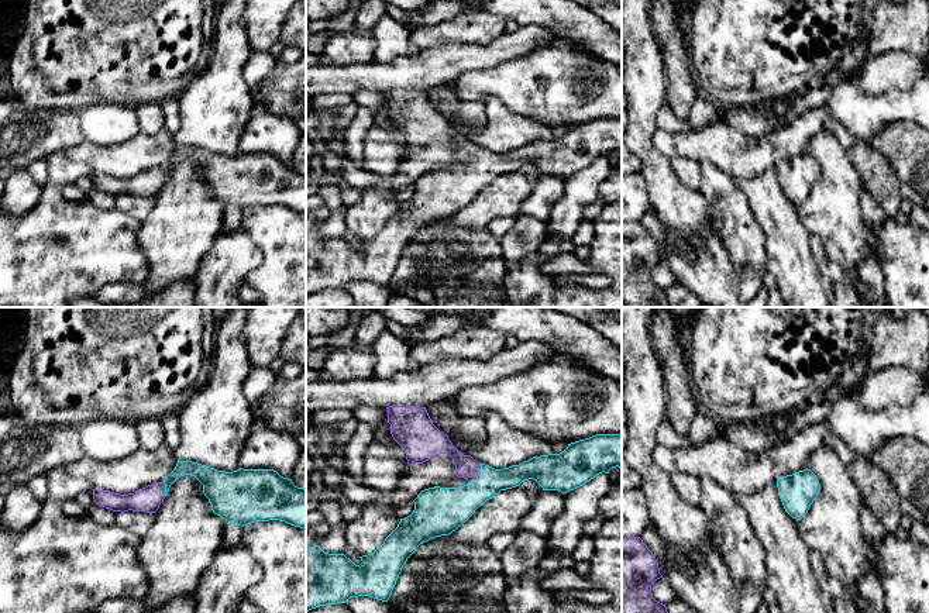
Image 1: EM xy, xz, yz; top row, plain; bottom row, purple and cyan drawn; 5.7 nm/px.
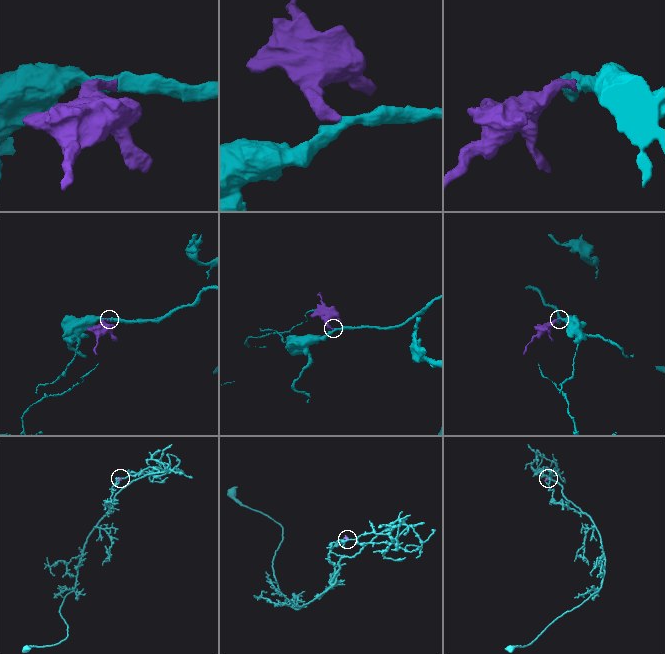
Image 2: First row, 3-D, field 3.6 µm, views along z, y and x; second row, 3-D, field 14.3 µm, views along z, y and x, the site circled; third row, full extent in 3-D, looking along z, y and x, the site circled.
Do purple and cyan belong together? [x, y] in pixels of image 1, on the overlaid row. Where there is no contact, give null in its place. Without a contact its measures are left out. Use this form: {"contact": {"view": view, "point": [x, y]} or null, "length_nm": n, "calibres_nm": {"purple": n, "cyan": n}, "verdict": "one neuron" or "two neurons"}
{"contact": {"view": "xy", "point": [164, 488]}, "length_nm": 70, "calibres_nm": {"purple": 140, "cyan": 100}, "verdict": "one neuron"}

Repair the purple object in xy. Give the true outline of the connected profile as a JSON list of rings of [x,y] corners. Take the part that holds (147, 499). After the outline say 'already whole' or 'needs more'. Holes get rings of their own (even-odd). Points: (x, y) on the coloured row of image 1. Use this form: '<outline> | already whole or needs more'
[[[178,461],[175,469],[159,483],[134,493],[120,495],[93,489],[96,504],[113,512],[155,513],[180,476],[192,475],[203,485],[203,493],[214,514],[227,524],[247,526],[255,521],[279,520],[306,530],[306,488],[297,488],[273,469],[237,469],[233,472]]] | needs more

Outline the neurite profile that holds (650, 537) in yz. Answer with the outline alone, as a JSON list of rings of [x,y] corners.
[[[647,526],[647,528],[640,535],[640,538],[656,557],[658,562],[660,574],[665,576],[667,575],[665,554],[657,531],[650,526]]]

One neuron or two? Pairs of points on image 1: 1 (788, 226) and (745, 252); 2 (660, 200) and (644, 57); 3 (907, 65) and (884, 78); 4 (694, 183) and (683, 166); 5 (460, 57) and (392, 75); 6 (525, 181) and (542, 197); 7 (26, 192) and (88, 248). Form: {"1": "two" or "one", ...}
{"1": "two", "2": "one", "3": "one", "4": "one", "5": "one", "6": "two", "7": "two"}

